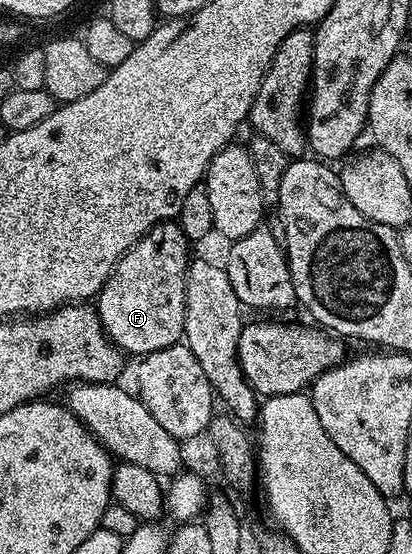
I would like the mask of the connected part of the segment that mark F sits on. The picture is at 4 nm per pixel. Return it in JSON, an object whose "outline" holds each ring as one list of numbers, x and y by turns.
{"outline":[[162,222,156,224,147,234,143,234,139,238,139,242,135,242,135,246,131,246,123,253,117,260,117,265,113,267,113,272,107,278,107,282,102,286,100,292,95,297,95,307,97,309,97,317,101,319,101,325,108,336,111,343,116,348,120,348,122,353,128,354,129,352,134,358,140,358,148,354,148,352,154,352,155,350,163,350,167,346,178,343,184,337,185,334,185,275,189,269,189,262,191,259,191,241,185,237,180,224,176,222]]}

